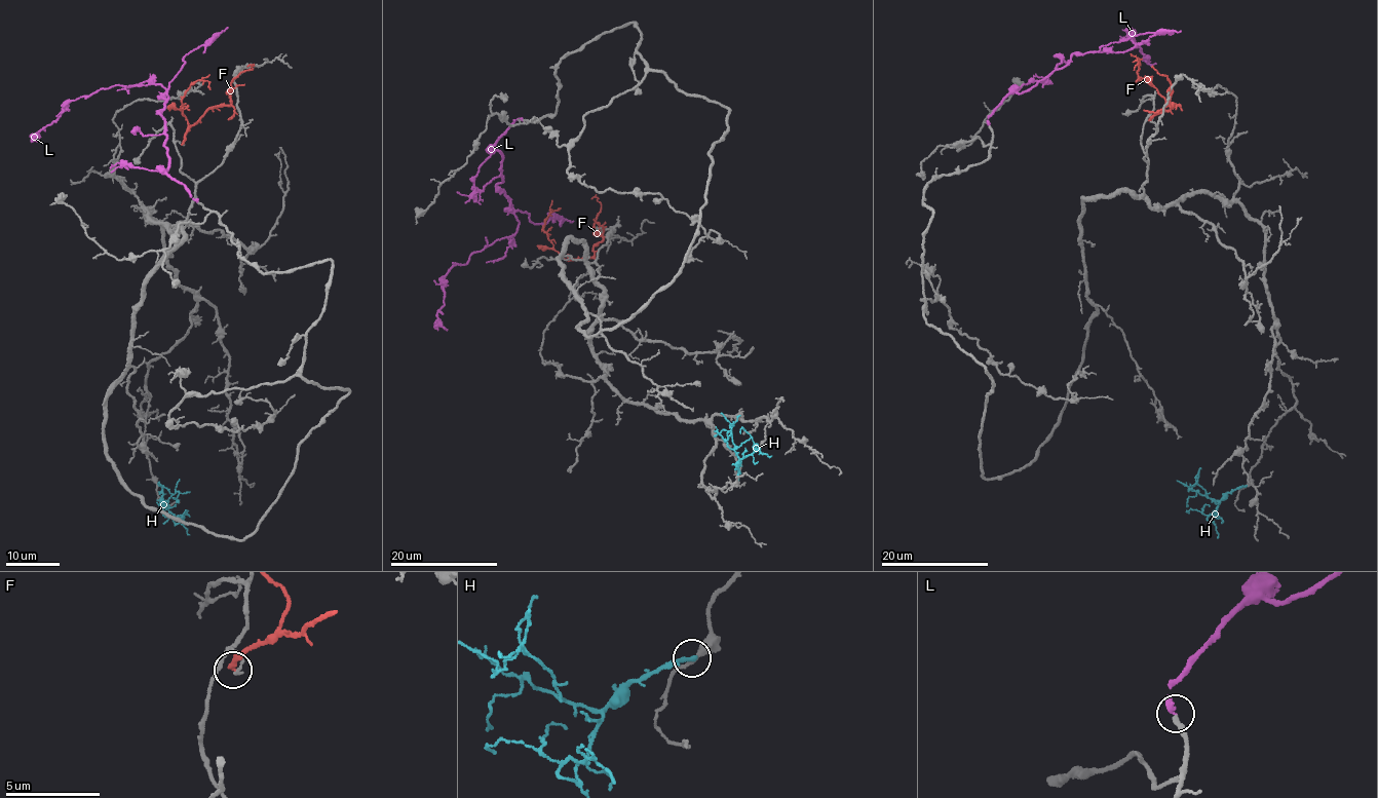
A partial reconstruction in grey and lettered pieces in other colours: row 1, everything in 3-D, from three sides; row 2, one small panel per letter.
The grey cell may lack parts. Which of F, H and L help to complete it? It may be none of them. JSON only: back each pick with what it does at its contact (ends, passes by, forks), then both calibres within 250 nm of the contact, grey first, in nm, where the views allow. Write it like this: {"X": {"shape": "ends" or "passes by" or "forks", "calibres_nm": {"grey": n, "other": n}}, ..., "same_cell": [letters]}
{"L": {"shape": "ends", "calibres_nm": {"grey": 260, "other": 320}}, "same_cell": ["L"]}

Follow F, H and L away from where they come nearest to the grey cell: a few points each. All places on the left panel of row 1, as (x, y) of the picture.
F: (182, 145), (191, 125), (196, 124), (211, 109), (230, 105), (231, 80), (252, 69), (252, 66), (246, 66)
H: (158, 484), (163, 489), (164, 506), (174, 494), (179, 493), (176, 498), (173, 498)
L: (197, 201), (164, 173), (161, 85), (117, 85), (78, 98), (40, 136)

